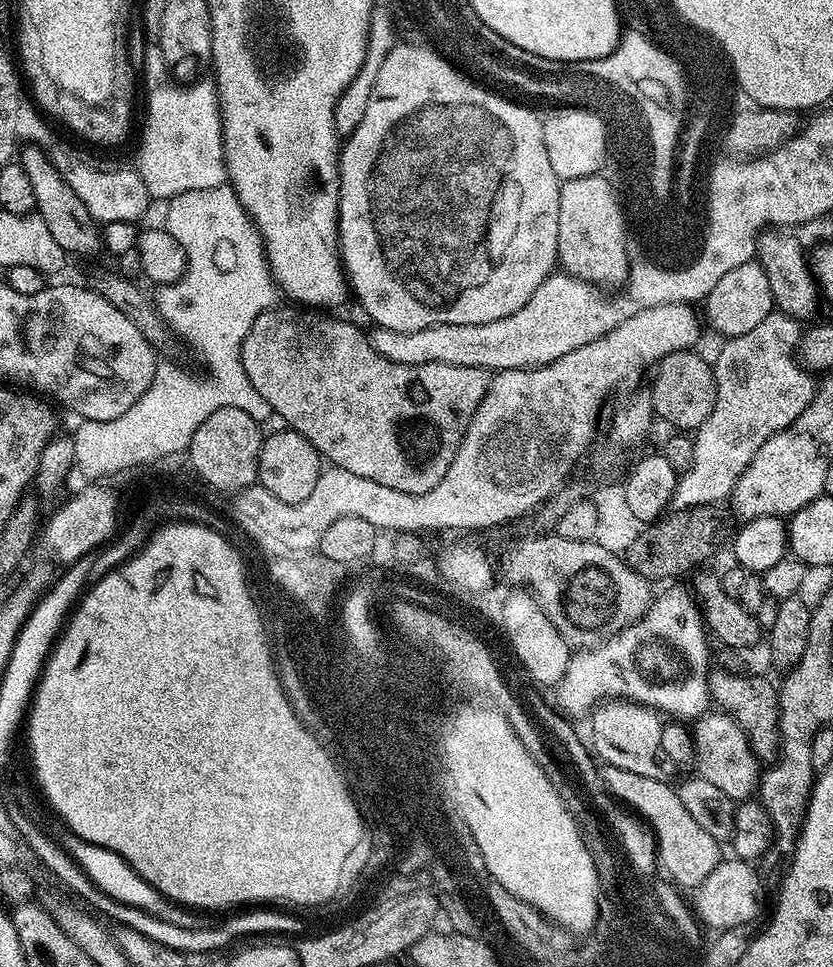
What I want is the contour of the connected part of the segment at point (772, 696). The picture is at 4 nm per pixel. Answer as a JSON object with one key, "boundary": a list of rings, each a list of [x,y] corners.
{"boundary":[[[712,670],[708,673],[708,694],[719,711],[734,718],[742,731],[748,734],[757,760],[775,762],[780,757],[780,697],[777,685],[760,676],[739,672]]]}

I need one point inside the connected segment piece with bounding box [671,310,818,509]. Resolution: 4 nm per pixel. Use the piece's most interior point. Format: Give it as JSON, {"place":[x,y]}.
{"place":[761,387]}

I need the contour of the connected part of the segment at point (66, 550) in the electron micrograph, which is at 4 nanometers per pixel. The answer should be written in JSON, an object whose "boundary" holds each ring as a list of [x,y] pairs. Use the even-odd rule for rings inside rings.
{"boundary":[[[88,482],[83,485],[81,492],[76,492],[52,517],[48,525],[43,525],[42,535],[38,544],[41,544],[61,566],[69,566],[84,555],[107,545],[117,535],[118,527],[116,521],[116,505],[114,498],[117,493],[107,484]]]}

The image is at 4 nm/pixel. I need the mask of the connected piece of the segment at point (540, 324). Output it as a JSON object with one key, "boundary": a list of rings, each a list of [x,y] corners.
{"boundary":[[[639,267],[628,275],[619,290],[605,294],[594,284],[556,270],[534,290],[522,310],[514,310],[514,314],[498,318],[498,322],[439,324],[413,332],[373,327],[370,339],[382,358],[406,366],[449,364],[489,370],[540,368],[562,358],[562,354],[570,354],[570,350],[578,350],[578,346],[586,346],[586,342],[610,334],[610,330],[626,322],[626,318],[650,310],[650,306],[668,304],[666,276],[672,274],[666,274],[662,268]]]}

